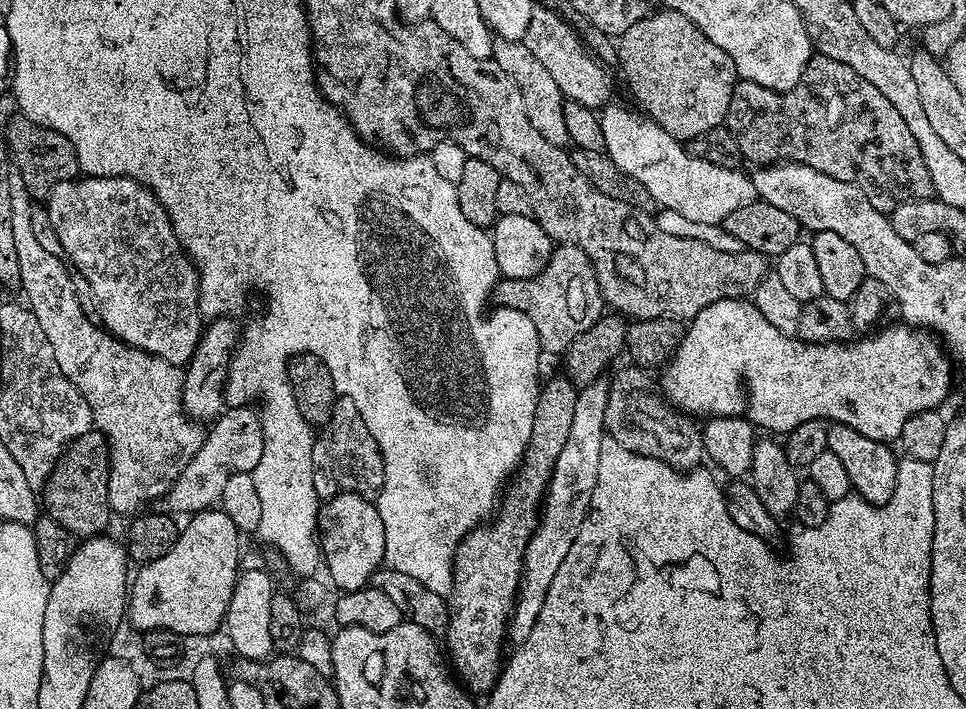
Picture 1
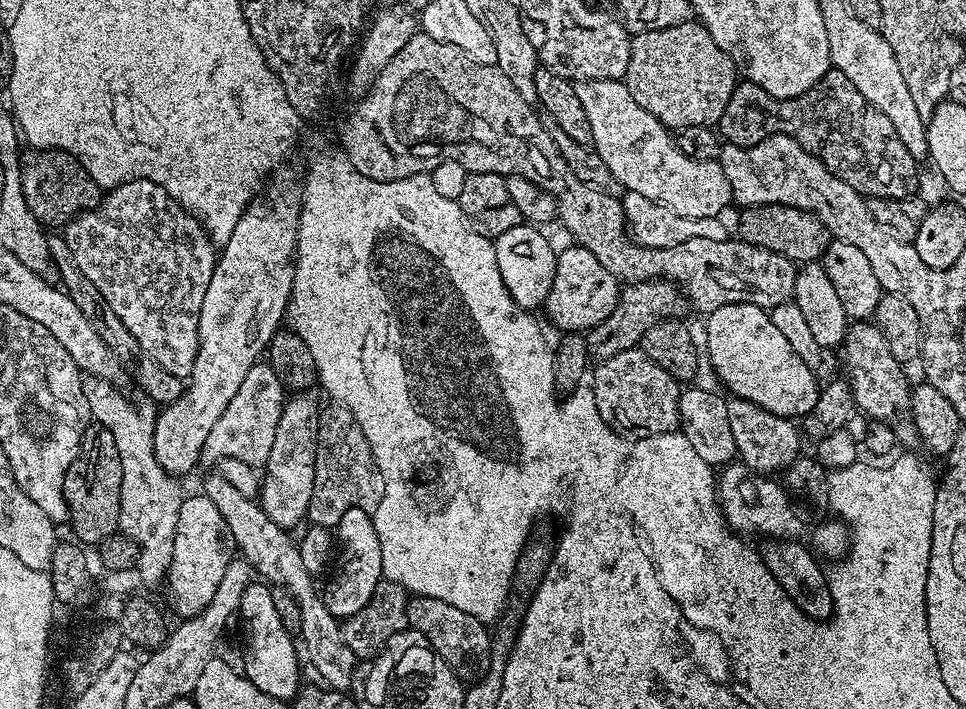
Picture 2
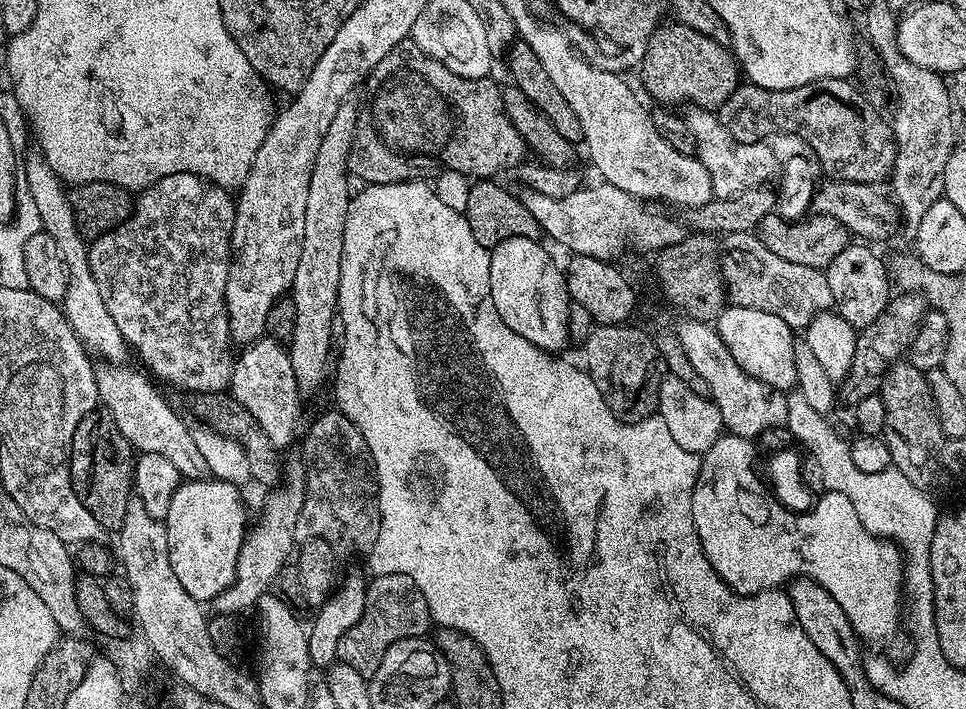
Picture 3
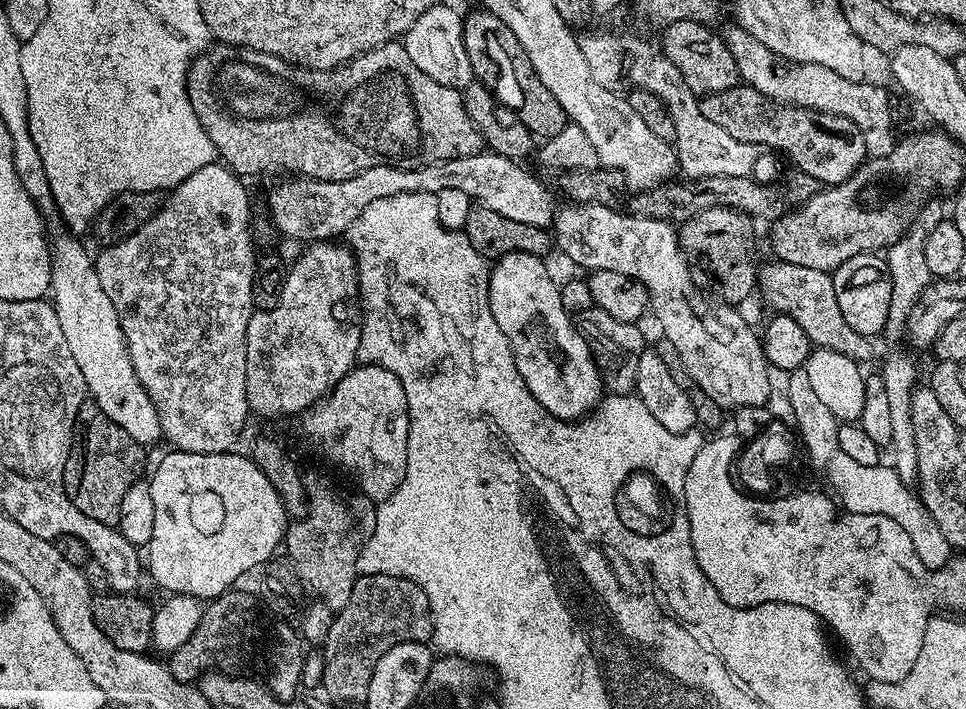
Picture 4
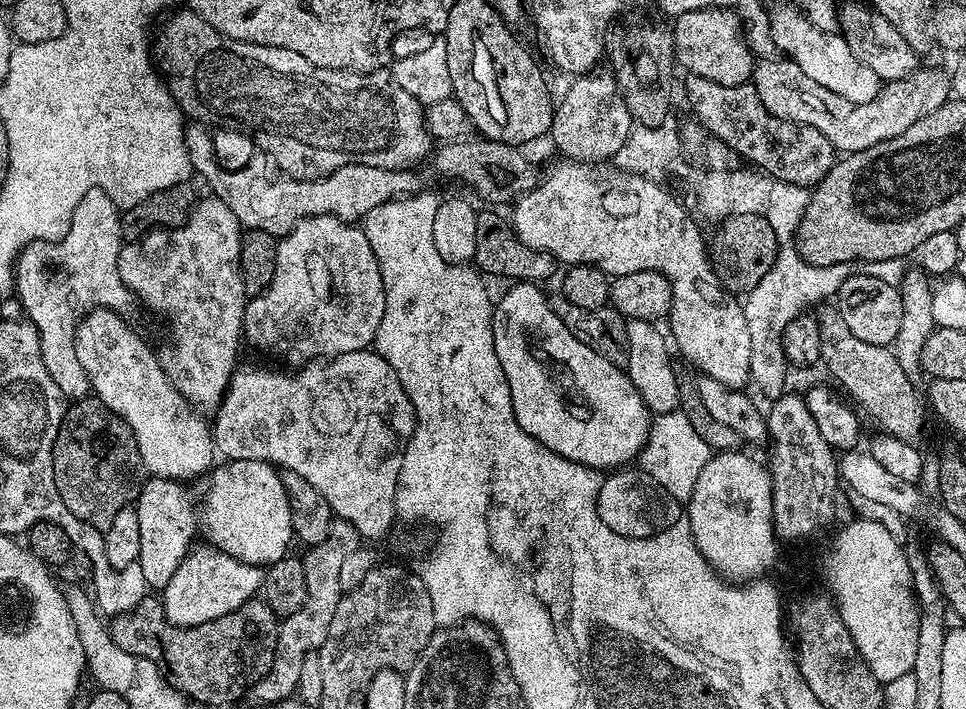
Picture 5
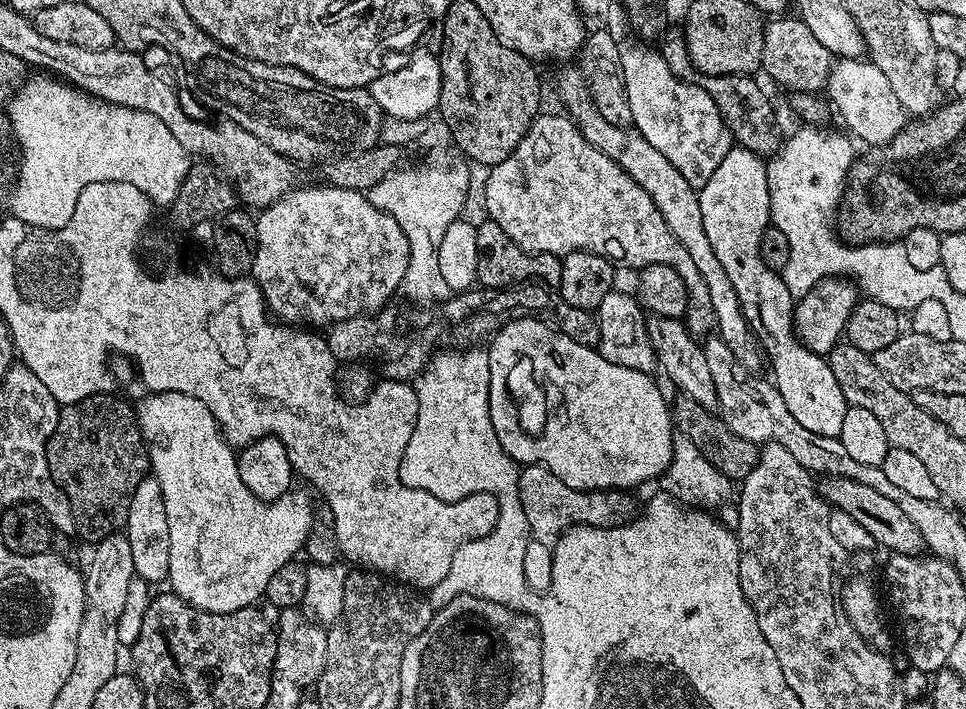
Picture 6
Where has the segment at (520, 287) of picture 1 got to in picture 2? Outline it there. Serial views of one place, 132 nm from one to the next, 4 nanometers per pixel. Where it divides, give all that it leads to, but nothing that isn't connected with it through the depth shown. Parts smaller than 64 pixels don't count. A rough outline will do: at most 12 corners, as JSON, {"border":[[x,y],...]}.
{"border":[[590,250],[557,255],[542,308],[561,333],[610,318],[622,284]]}

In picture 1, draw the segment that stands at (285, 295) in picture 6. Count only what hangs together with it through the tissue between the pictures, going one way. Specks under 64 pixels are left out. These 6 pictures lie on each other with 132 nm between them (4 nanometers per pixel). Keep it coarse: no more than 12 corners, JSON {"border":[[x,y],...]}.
{"border":[[255,407],[225,411],[162,498],[195,514],[262,455]]}

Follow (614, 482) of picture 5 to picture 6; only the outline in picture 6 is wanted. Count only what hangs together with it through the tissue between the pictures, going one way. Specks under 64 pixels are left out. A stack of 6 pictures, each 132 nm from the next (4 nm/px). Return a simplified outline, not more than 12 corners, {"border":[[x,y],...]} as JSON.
{"border":[[525,465],[520,505],[531,541],[523,577],[553,584],[565,529],[627,525],[629,491],[580,491],[548,467]]}

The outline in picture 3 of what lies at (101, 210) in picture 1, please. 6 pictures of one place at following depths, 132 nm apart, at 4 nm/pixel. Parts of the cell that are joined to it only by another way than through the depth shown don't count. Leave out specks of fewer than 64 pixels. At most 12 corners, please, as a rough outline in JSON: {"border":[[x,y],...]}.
{"border":[[175,172],[88,244],[156,380],[224,392],[236,201]]}

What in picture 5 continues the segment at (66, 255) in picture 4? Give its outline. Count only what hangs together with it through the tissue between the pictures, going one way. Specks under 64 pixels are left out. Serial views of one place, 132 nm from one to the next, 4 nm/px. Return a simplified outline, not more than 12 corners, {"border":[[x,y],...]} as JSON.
{"border":[[111,308],[76,328],[96,399],[152,476],[214,464],[209,421]]}

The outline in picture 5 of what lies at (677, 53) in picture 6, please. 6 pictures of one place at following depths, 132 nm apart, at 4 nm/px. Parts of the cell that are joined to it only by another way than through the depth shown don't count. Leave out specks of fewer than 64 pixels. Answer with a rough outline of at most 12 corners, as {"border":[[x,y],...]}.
{"border":[[683,77],[709,137],[782,184],[815,186],[838,153],[778,118],[751,82]]}

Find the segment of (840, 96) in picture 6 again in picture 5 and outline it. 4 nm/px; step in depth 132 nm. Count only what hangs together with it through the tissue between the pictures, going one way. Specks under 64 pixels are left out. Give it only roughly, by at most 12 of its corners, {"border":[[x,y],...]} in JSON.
{"border":[[791,4],[772,8],[777,49],[846,102],[882,81],[843,36]]}

